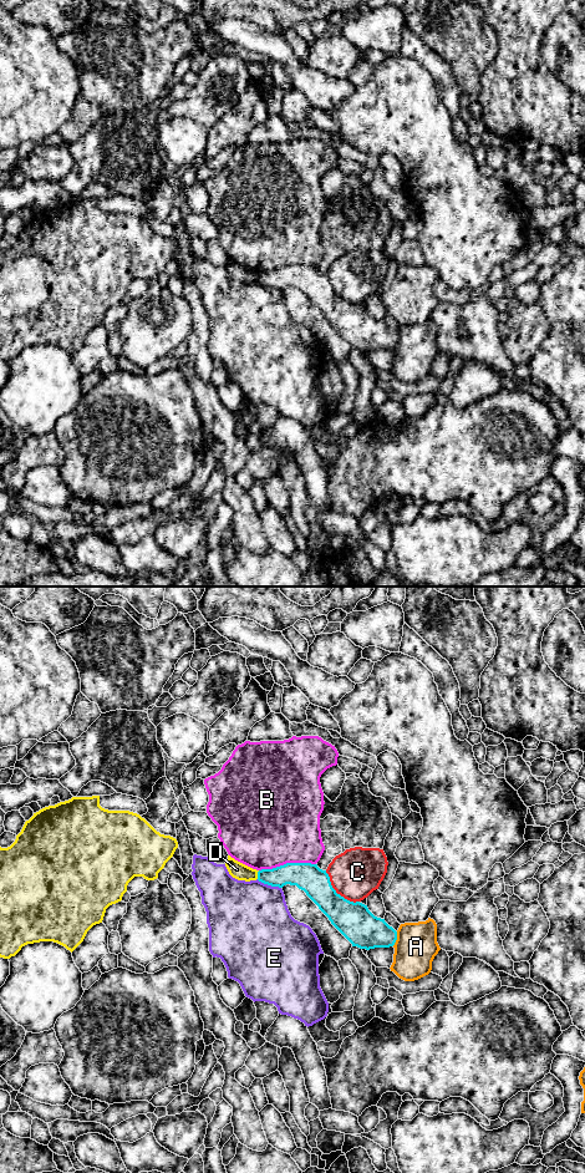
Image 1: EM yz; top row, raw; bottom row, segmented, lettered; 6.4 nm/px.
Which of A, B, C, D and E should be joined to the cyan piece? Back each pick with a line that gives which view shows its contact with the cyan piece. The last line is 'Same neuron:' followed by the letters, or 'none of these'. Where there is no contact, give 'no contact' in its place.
Same neuron: none of these

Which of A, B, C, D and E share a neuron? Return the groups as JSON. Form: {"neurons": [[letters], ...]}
{"neurons": [["A"], ["B"], ["C"], ["D"], ["E"]]}

